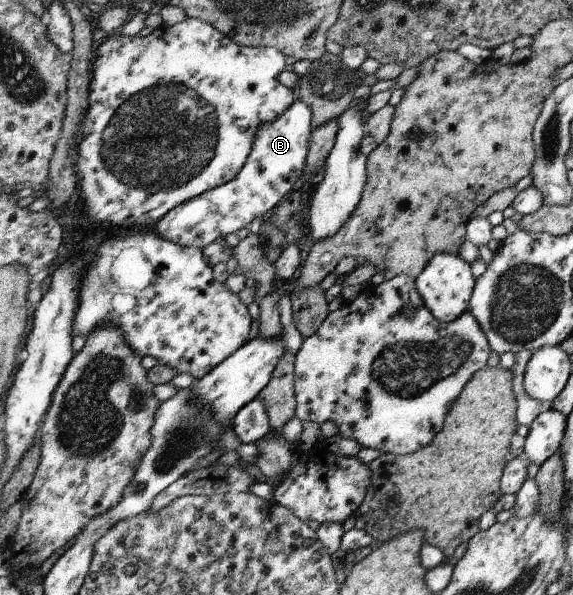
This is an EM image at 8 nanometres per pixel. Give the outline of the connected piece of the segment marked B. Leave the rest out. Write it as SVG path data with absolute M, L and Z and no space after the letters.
M296 97L295 102L281 116L258 128L252 152L233 180L177 205L155 225L156 233L166 241L202 250L218 237L249 227L254 217L277 207L284 197L302 185L310 136L314 131L311 117L309 105Z

